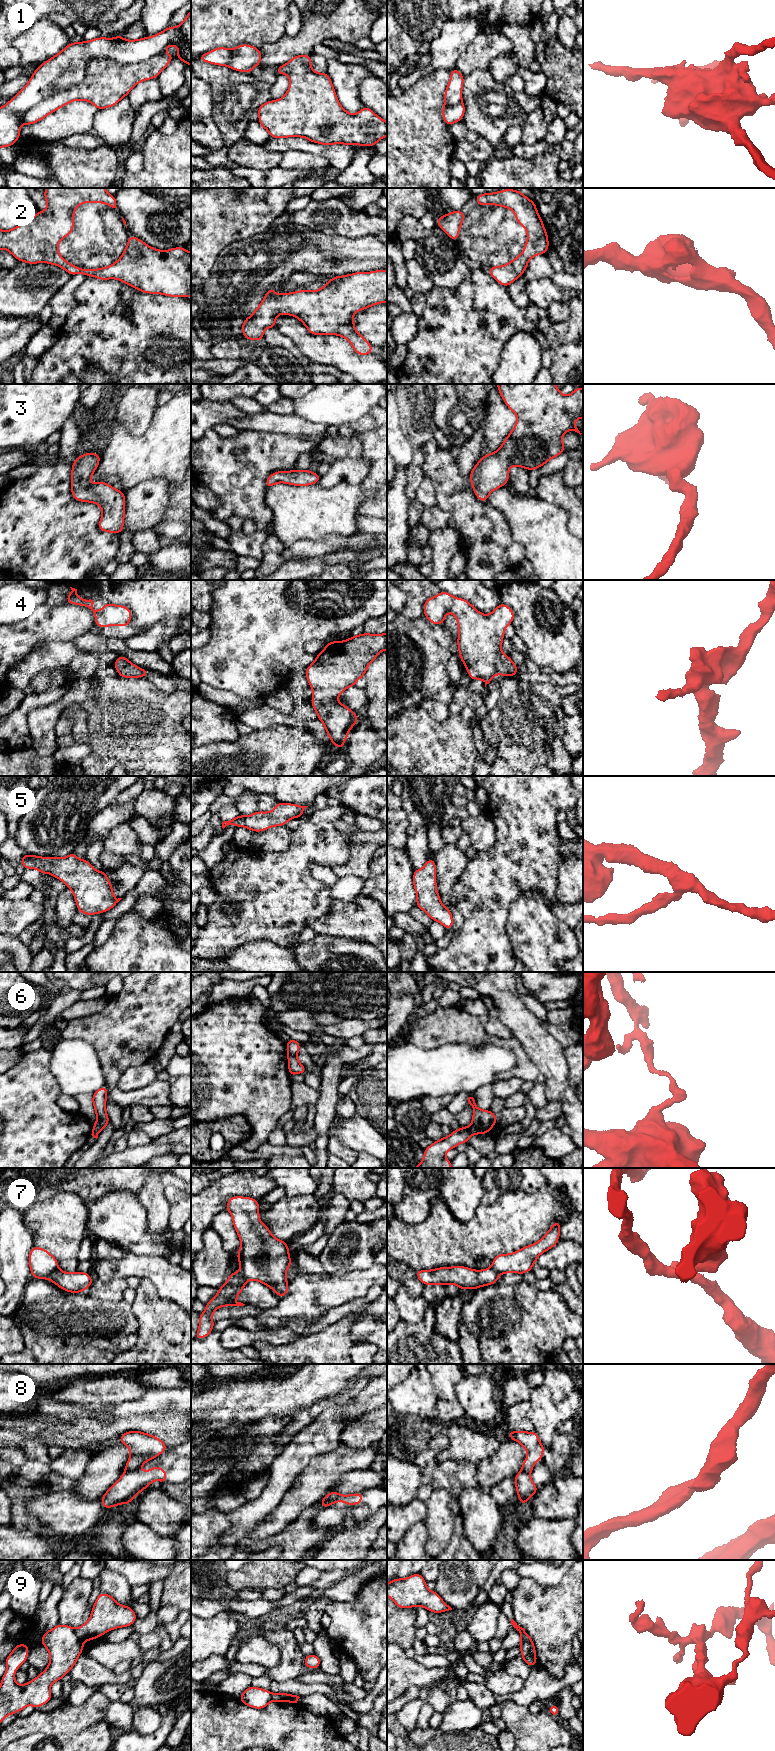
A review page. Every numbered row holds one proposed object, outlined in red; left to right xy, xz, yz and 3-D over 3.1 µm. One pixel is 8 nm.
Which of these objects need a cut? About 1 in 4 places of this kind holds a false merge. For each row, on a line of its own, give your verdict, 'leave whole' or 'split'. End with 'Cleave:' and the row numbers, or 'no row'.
1: split
2: leave whole
3: leave whole
4: leave whole
5: leave whole
6: split
7: split
8: split
9: split
Cleave: 1, 6, 7, 8, 9

